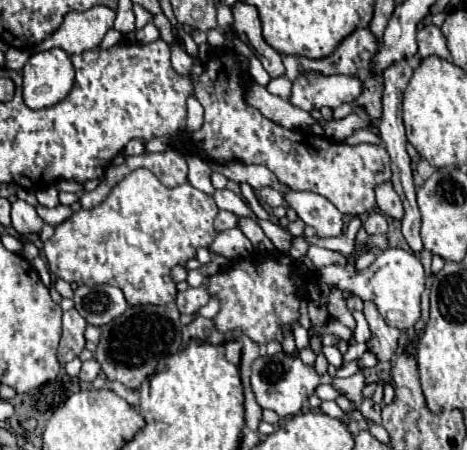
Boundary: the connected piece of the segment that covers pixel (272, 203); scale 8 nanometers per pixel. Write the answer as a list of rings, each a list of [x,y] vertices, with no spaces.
[[[262,187],[260,189],[260,201],[266,207],[270,207],[270,209],[274,209],[278,205],[284,205],[284,197],[276,189],[272,189],[272,187]]]

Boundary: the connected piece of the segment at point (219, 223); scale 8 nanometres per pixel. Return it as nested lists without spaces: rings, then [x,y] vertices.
[[[220,211],[216,221],[214,221],[214,227],[216,227],[218,233],[226,231],[226,229],[232,229],[236,225],[238,225],[238,217],[234,213],[230,213],[230,211]]]

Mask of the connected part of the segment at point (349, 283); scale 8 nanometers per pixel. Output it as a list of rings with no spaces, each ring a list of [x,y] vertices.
[[[386,249],[380,251],[376,261],[366,267],[364,271],[356,273],[352,265],[328,265],[318,269],[318,277],[328,283],[330,287],[338,287],[338,289],[346,289],[358,297],[362,297],[364,301],[374,301],[380,315],[386,319],[386,323],[390,327],[396,327],[400,331],[410,331],[414,327],[414,323],[420,317],[420,295],[426,287],[426,271],[424,265],[420,263],[420,259],[404,249]]]

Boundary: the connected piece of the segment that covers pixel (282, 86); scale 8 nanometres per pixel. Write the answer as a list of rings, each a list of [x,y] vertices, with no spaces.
[[[276,77],[268,83],[268,91],[278,95],[278,97],[284,97],[288,99],[290,97],[290,91],[292,91],[292,81],[286,79],[286,77]]]

